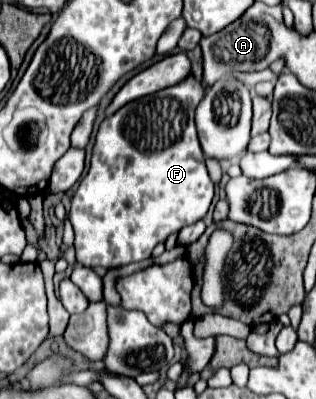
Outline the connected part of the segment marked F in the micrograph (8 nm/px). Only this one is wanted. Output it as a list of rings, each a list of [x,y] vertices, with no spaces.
[[[189,74],[175,86],[125,104],[101,122],[91,152],[89,172],[79,182],[69,210],[69,220],[75,230],[77,262],[87,268],[101,266],[111,270],[147,260],[157,244],[163,244],[173,232],[179,232],[183,226],[207,214],[213,200],[213,182],[195,128],[195,110],[205,92],[201,82]]]

